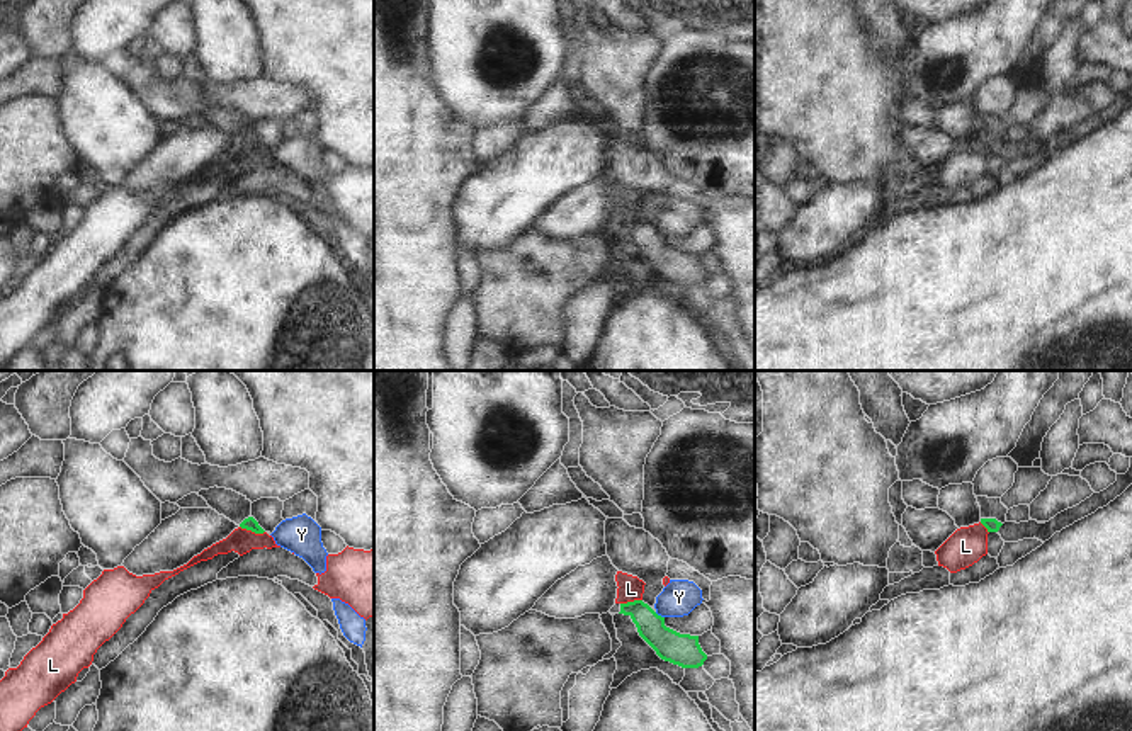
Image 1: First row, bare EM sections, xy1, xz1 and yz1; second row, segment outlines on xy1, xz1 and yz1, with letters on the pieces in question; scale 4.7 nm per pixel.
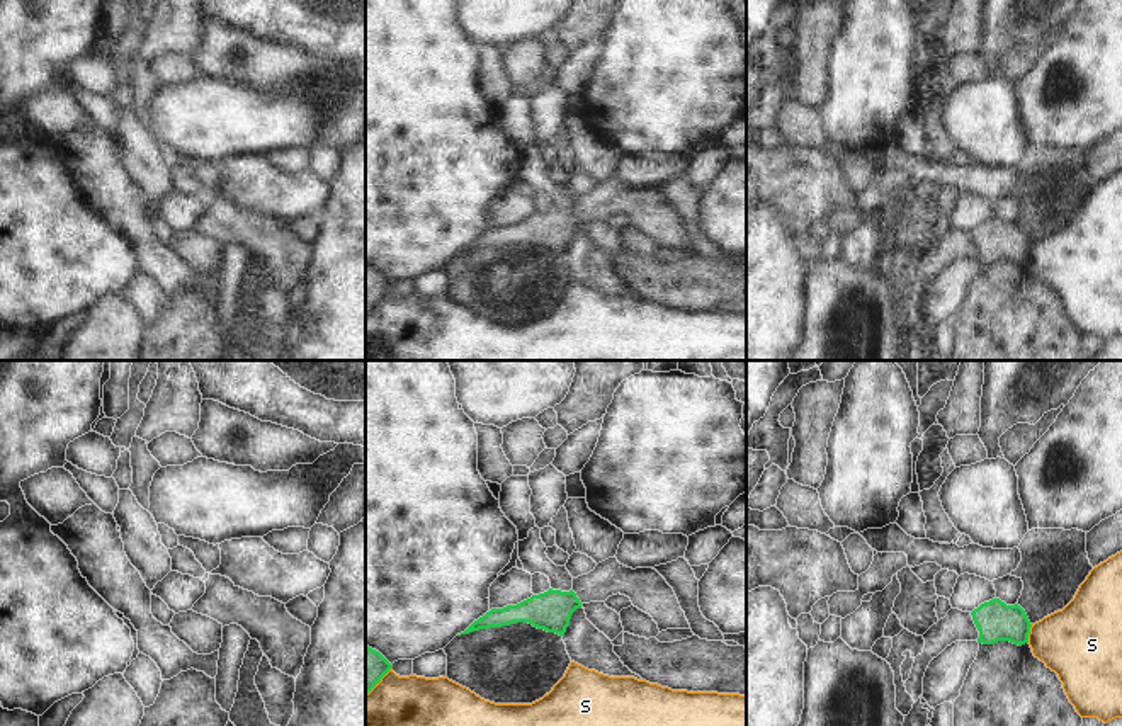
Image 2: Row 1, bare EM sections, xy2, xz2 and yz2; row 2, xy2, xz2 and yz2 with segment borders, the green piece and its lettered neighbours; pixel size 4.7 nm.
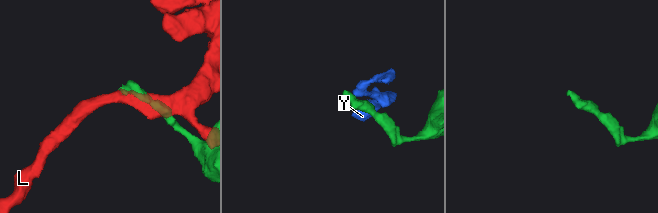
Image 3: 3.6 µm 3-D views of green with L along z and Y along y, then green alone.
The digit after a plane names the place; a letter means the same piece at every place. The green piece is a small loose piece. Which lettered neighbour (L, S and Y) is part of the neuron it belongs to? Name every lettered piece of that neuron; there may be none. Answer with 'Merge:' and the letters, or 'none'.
Merge: none

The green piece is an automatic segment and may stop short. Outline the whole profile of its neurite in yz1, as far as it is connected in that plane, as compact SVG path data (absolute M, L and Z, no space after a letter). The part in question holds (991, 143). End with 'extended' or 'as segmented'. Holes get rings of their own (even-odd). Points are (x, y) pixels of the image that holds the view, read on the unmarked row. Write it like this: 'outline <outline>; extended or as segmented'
outline M976 116L981 126L981 143L988 151L998 151L1006 141L1008 128L1001 122L1001 117Z; extended

